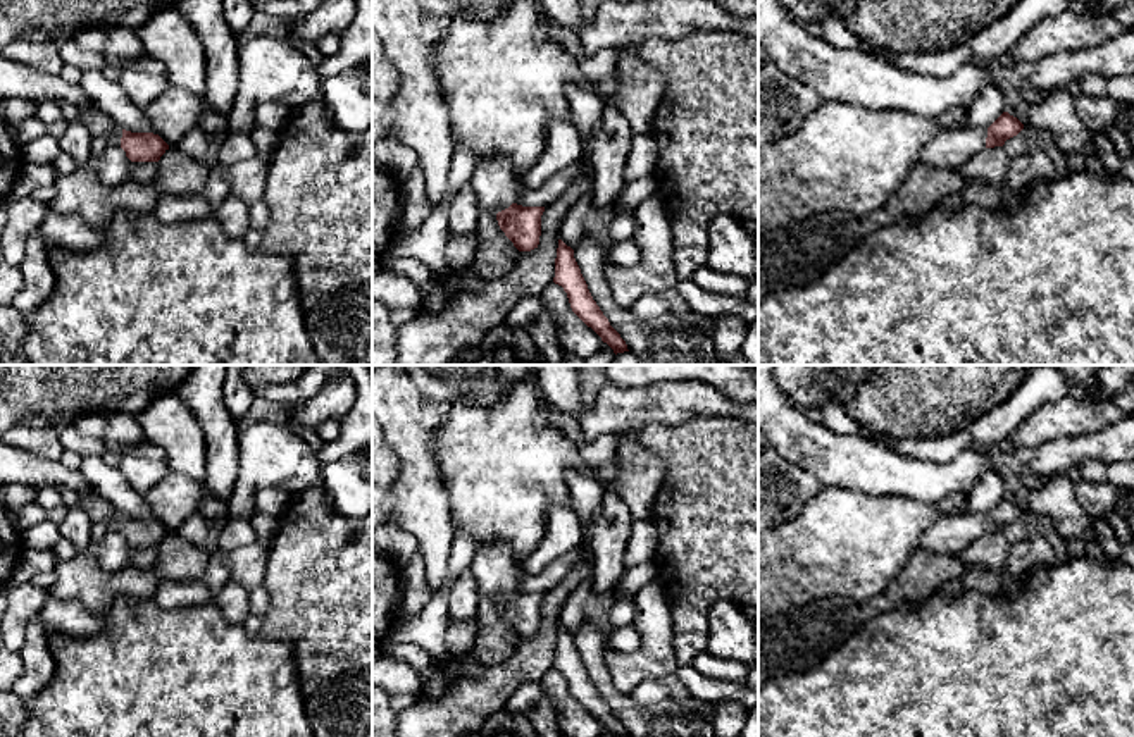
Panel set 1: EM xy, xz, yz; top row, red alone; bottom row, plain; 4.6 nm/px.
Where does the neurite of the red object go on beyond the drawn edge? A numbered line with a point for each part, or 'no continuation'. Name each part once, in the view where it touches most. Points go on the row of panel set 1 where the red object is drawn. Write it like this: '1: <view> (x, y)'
1: yz (953, 148)

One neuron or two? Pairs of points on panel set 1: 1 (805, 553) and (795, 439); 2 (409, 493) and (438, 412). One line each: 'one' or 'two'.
1: two
2: one

